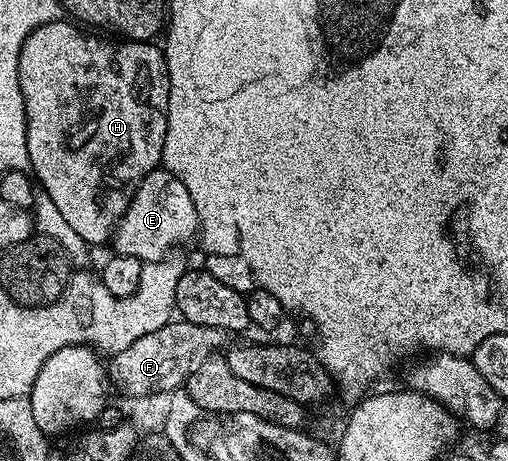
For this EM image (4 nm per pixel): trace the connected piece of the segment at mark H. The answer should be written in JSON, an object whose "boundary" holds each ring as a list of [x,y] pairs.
{"boundary":[[[65,19],[53,20],[35,30],[24,42],[20,50],[20,90],[24,94],[24,110],[26,111],[26,137],[28,138],[28,154],[30,168],[35,181],[46,191],[48,199],[54,203],[59,212],[61,223],[72,226],[76,234],[82,239],[83,245],[102,244],[111,239],[114,229],[123,214],[128,210],[140,182],[152,169],[162,164],[162,147],[166,141],[166,111],[168,110],[168,94],[170,93],[170,79],[166,69],[166,57],[161,47],[157,48],[154,42],[118,42],[118,45],[109,44],[98,36],[86,37],[81,27],[73,23],[65,24]]]}

